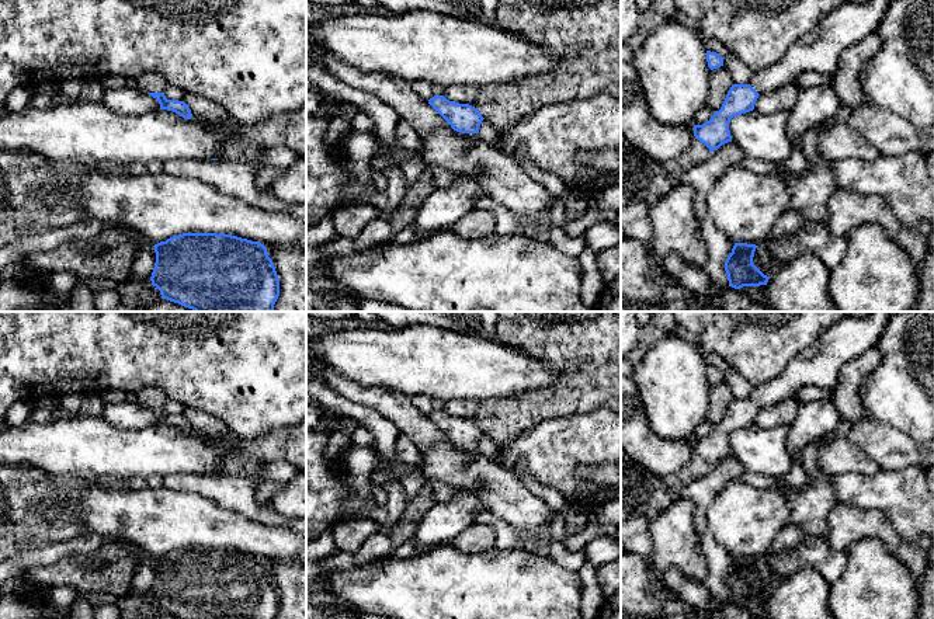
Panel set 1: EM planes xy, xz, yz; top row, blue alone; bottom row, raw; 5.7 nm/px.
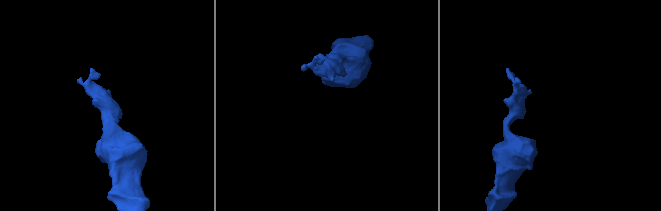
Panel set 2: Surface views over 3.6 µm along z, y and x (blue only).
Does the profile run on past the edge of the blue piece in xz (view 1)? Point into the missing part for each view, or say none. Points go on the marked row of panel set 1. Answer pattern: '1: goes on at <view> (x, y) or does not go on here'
1: goes on at xz (471, 138)

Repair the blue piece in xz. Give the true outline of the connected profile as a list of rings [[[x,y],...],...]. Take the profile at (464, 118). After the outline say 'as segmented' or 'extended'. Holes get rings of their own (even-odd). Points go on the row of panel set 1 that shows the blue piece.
[[[434,95],[428,104],[469,145],[479,140],[479,126],[485,118],[475,107],[449,101],[444,95]]]; extended

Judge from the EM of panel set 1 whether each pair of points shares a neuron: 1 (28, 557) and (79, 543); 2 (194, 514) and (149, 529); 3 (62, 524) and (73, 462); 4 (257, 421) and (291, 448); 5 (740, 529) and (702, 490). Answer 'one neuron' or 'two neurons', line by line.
1: one neuron
2: one neuron
3: two neurons
4: two neurons
5: two neurons

